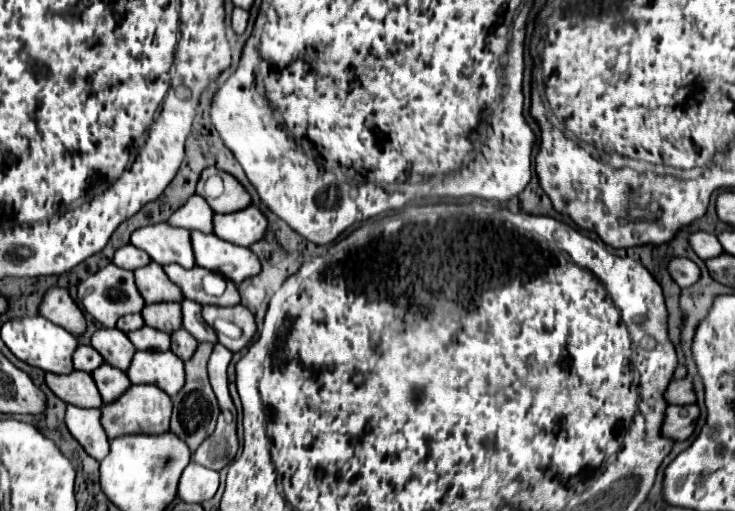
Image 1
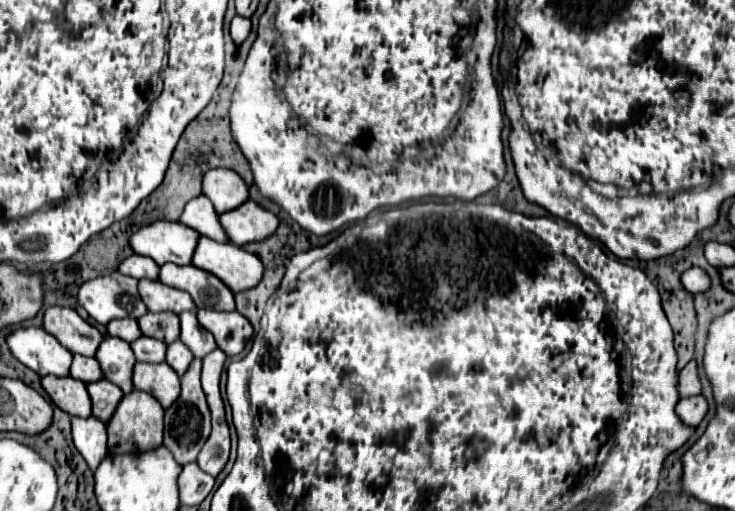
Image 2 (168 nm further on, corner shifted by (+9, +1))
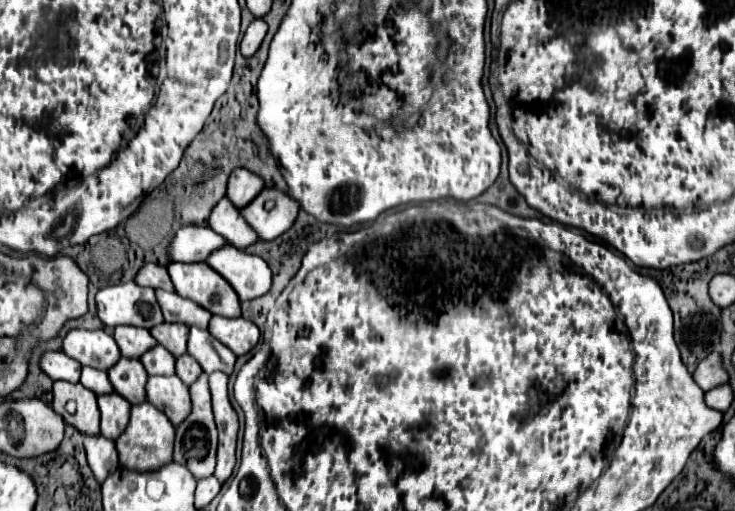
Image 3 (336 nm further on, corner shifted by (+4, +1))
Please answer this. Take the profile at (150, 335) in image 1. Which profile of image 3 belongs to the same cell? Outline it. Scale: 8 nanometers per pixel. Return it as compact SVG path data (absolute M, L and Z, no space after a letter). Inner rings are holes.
M156 345L152 351L144 353L140 361L148 375L164 375L164 377L174 375L174 359L160 345Z

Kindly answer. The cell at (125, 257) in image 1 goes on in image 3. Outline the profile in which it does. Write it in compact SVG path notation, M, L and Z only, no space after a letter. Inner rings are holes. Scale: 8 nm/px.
M148 263L144 265L138 275L136 275L136 283L140 287L152 287L152 289L164 289L164 291L174 291L174 285L170 281L170 275L166 271L166 267Z

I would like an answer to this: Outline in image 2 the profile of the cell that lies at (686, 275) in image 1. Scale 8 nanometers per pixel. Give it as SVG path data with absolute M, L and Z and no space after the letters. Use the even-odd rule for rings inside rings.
M691 267L691 269L683 271L683 275L681 275L681 285L687 287L689 293L699 293L699 291L707 289L707 283L709 283L709 277L699 267Z

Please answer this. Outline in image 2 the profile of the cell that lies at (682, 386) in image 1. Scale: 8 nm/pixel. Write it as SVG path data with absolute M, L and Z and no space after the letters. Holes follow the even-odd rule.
M689 361L685 369L679 373L679 397L691 397L701 393L701 381L697 375L697 363Z

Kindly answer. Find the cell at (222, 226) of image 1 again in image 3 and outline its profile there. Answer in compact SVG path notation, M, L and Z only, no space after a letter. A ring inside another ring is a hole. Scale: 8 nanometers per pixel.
M266 187L250 205L242 209L242 215L258 231L262 241L272 241L294 225L298 211L300 203L296 199L274 187Z

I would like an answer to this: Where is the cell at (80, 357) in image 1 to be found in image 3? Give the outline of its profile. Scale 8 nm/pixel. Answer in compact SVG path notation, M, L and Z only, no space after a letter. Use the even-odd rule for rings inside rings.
M84 367L84 369L82 369L82 379L80 379L80 383L82 383L84 387L88 387L90 391L94 391L96 395L106 395L106 393L112 393L112 391L114 391L114 387L112 387L112 383L110 383L110 379L108 379L108 373L96 371L96 369L92 369L92 367Z

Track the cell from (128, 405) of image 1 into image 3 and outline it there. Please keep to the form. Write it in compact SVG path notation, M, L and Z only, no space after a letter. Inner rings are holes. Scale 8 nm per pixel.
M142 403L132 407L130 423L126 431L116 439L116 449L120 455L120 465L130 471L154 471L170 463L172 449L174 449L174 425L168 421L168 417L152 407L152 403Z

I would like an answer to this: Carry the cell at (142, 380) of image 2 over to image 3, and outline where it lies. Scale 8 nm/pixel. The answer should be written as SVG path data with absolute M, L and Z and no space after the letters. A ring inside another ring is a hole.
M150 377L146 383L148 401L170 419L174 427L178 427L192 411L188 387L176 377Z

